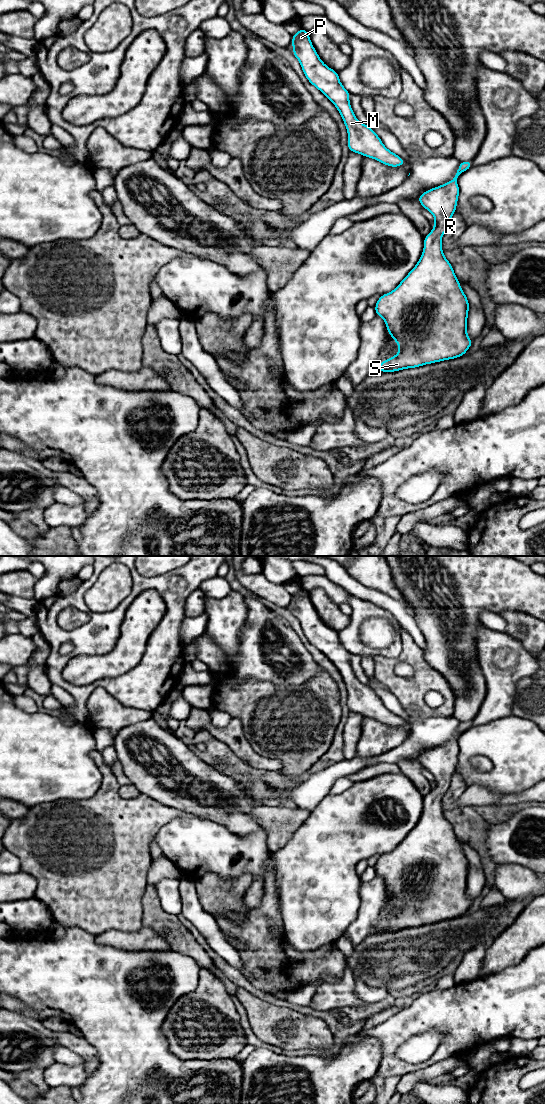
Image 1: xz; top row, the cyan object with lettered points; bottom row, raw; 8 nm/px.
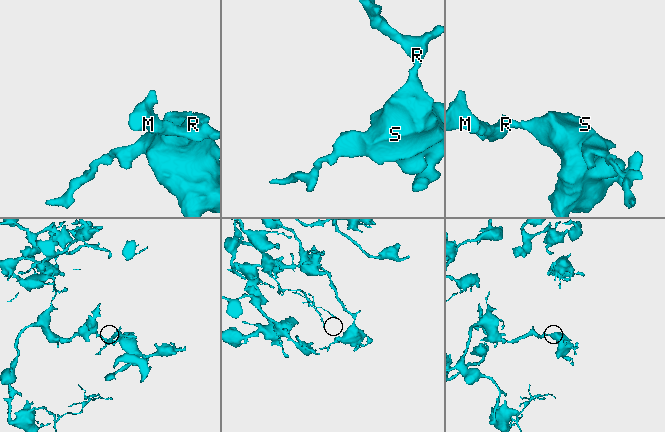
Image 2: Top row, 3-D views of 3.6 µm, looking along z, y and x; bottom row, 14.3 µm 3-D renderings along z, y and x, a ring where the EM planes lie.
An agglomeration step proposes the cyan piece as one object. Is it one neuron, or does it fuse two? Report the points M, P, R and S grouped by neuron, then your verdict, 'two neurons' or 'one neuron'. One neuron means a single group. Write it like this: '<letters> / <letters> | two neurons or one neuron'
M P R S | one neuron

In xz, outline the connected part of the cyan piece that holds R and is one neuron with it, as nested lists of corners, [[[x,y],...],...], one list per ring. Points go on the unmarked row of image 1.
[[[472,721],[460,722],[452,740],[423,752],[417,759],[435,777],[434,788],[424,797],[424,809],[415,827],[394,850],[379,856],[374,867],[376,875],[385,880],[389,895],[399,906],[397,915],[378,925],[381,933],[455,919],[465,915],[472,905],[473,900],[466,891],[470,865],[441,808],[442,795],[449,788],[451,777],[456,772],[460,753],[457,738],[472,726]]]

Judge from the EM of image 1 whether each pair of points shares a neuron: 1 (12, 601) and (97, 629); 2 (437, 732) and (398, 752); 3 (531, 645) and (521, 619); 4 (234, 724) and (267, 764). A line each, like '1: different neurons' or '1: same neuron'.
1: different neurons
2: same neuron
3: same neuron
4: same neuron

